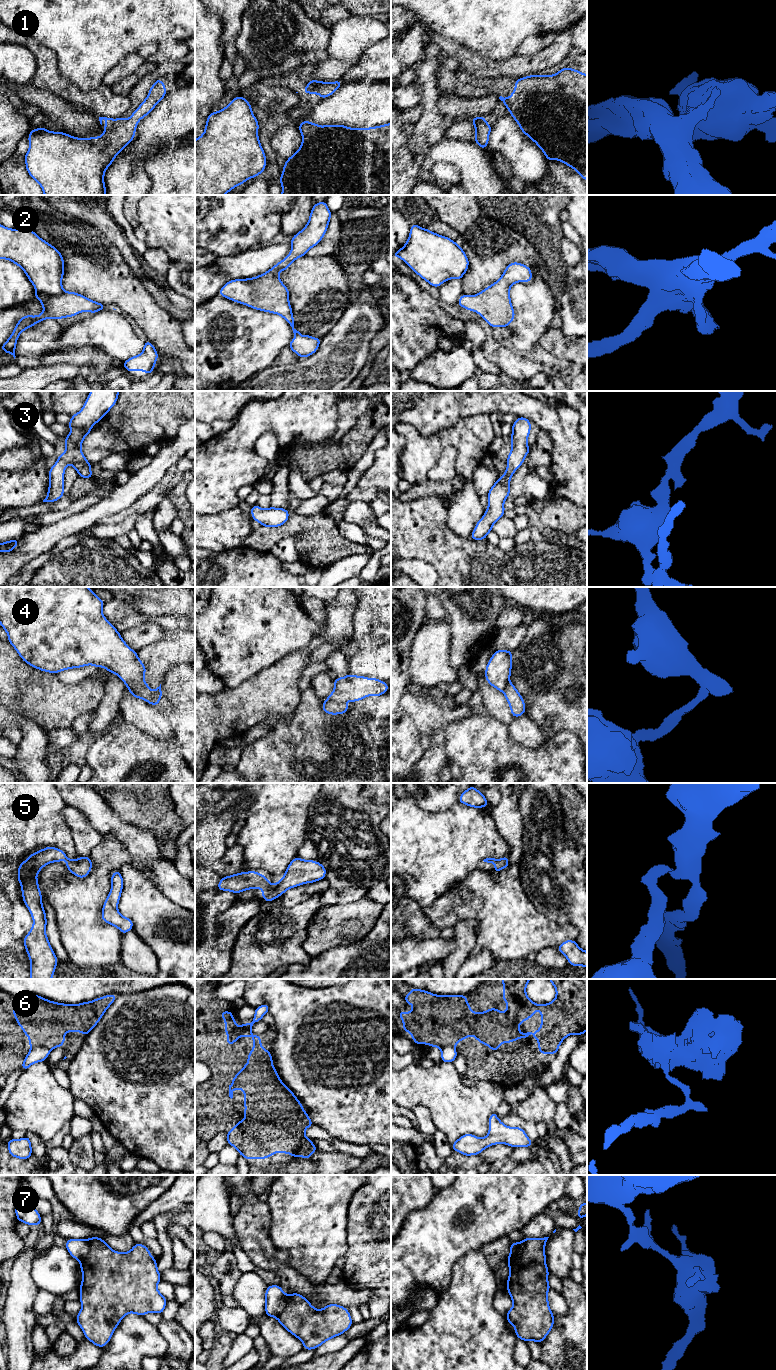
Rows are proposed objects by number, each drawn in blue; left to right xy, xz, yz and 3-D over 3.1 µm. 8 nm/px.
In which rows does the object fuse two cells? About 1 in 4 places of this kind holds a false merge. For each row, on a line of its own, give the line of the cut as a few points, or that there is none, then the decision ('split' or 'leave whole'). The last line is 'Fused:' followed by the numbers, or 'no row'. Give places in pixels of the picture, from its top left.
1: no cut | leave whole
2: no cut | leave whole
3: no cut | leave whole
4: xy (129, 688), (136, 691), (142, 698) | split
5: no cut | leave whole
6: xy (31, 1048), (46, 1046), (50, 1050) | split
7: yz (524, 1242), (524, 1249), (522, 1251), (509, 1255) | split
Fused: 4, 6, 7

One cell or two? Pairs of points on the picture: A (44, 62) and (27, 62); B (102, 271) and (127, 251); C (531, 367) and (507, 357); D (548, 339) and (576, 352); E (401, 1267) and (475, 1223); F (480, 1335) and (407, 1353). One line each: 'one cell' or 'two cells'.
A: two cells
B: two cells
C: one cell
D: one cell
E: one cell
F: one cell

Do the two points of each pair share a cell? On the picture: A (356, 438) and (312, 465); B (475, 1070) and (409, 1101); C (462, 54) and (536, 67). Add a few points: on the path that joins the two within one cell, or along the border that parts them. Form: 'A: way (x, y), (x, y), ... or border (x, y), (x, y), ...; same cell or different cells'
A: way (345, 449), (338, 456), (323, 456); same cell
B: border (460, 1078), (466, 1085), (473, 1085), (483, 1080); different cells
C: way (480, 67), (518, 67); same cell

